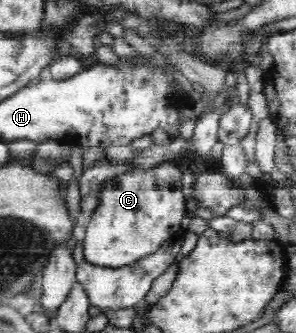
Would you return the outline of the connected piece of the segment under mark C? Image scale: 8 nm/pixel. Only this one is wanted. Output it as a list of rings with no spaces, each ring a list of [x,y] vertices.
[[[163,162],[161,166],[148,170],[135,169],[105,182],[100,192],[101,204],[94,210],[95,214],[91,216],[91,222],[86,228],[83,251],[85,260],[102,267],[121,268],[161,248],[161,244],[167,240],[184,235],[181,220],[187,213],[187,206],[185,194],[181,192],[181,176],[181,168],[177,168],[175,163]]]

